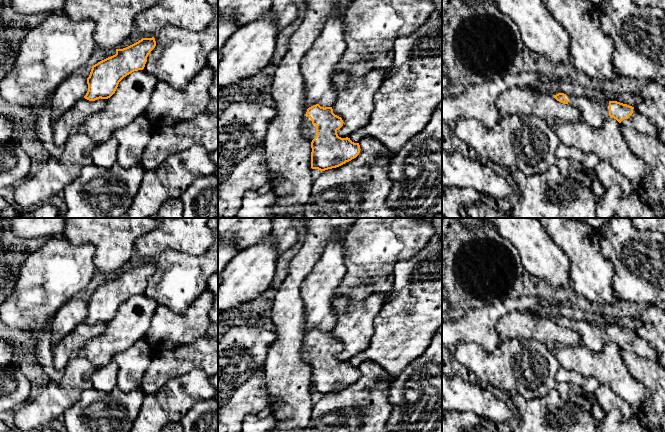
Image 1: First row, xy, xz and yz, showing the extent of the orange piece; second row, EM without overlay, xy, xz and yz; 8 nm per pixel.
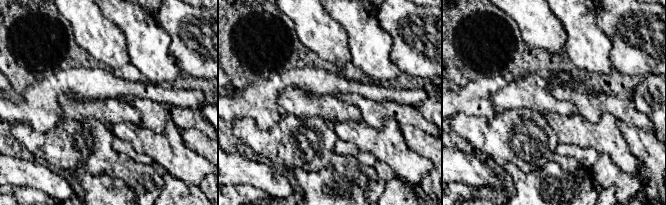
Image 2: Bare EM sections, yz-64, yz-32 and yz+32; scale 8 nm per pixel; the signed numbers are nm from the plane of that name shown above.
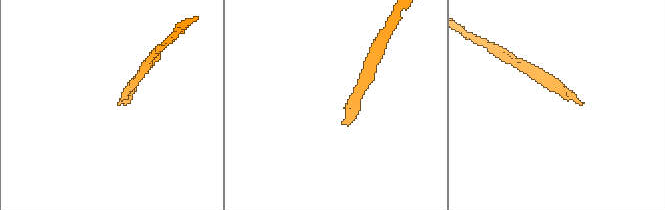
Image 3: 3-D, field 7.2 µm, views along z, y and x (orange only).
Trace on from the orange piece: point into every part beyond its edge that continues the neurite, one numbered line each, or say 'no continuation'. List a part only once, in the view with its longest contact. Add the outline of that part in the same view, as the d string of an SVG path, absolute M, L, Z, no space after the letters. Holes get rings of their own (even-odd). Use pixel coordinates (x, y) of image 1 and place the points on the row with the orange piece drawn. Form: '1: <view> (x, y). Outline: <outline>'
1: xz (309, 130). Outline: M306 116L303 123L303 134L310 143L316 136L316 126L313 125L311 119Z

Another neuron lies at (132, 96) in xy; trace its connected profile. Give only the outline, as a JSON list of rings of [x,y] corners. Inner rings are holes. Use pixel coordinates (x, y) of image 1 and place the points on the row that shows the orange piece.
[[[145,69],[127,75],[108,98],[106,106],[85,119],[80,131],[96,143],[106,142],[116,129],[143,115],[157,82]]]

